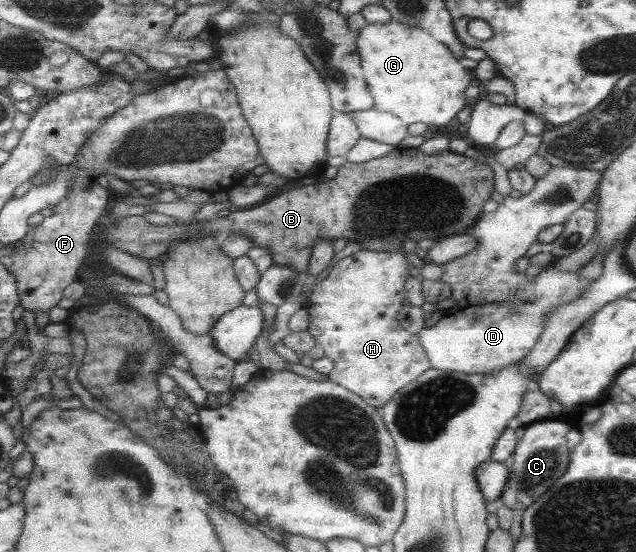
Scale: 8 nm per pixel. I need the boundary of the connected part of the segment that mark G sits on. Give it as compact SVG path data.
M392 18L386 23L364 22L356 35L356 47L374 110L392 114L406 125L420 122L434 129L448 125L464 108L464 89L474 79L471 70L462 67L449 48L431 38L423 29L408 27Z

